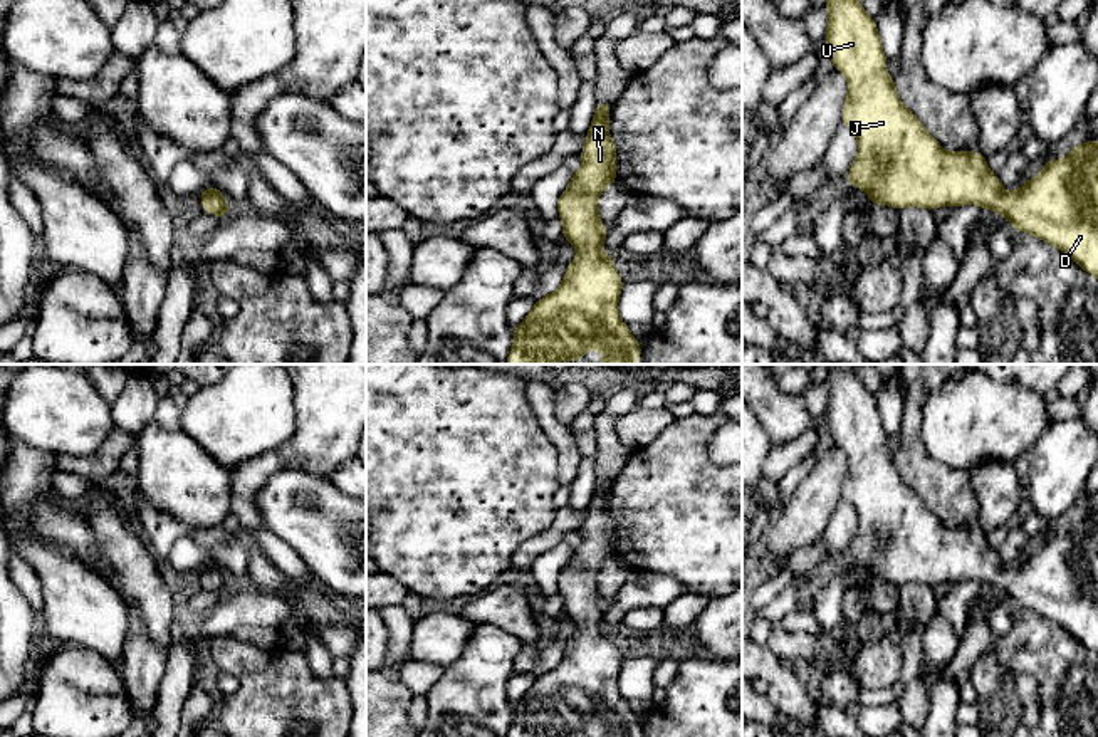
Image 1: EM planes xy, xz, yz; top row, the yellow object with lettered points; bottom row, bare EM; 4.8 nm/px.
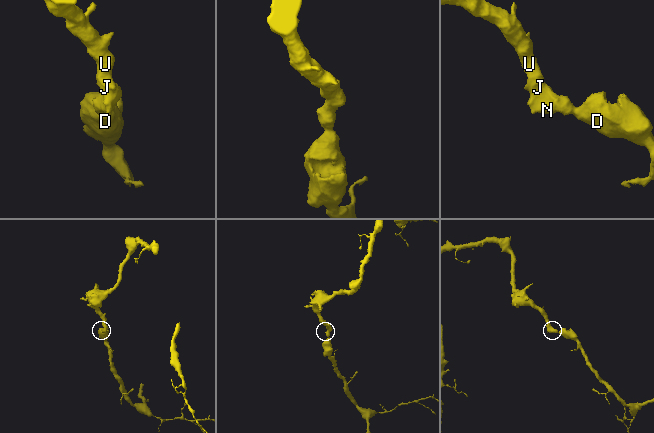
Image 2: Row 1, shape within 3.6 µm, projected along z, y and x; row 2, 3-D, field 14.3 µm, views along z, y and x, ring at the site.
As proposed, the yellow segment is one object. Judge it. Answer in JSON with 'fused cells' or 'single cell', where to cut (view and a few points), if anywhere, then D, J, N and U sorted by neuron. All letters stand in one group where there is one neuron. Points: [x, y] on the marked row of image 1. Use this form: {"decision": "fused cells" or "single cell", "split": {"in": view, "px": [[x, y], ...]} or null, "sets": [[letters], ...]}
{"decision": "single cell", "split": null, "sets": [["D", "J", "N", "U"]]}

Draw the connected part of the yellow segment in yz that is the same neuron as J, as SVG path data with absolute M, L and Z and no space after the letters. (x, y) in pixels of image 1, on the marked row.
M826 0L826 8L829 59L848 81L841 121L853 129L858 141L858 154L846 181L866 191L870 205L890 205L897 210L979 205L1007 218L1014 230L1063 250L1098 279L1098 141L1074 146L1066 158L1046 159L1039 175L1007 193L980 151L942 149L923 123L902 104L895 79L886 72L888 59L876 22L863 5L858 0Z

